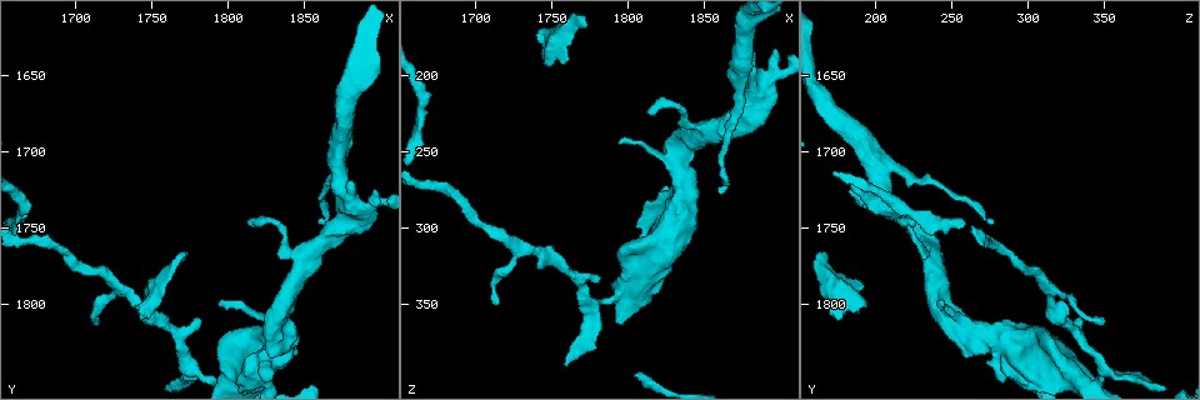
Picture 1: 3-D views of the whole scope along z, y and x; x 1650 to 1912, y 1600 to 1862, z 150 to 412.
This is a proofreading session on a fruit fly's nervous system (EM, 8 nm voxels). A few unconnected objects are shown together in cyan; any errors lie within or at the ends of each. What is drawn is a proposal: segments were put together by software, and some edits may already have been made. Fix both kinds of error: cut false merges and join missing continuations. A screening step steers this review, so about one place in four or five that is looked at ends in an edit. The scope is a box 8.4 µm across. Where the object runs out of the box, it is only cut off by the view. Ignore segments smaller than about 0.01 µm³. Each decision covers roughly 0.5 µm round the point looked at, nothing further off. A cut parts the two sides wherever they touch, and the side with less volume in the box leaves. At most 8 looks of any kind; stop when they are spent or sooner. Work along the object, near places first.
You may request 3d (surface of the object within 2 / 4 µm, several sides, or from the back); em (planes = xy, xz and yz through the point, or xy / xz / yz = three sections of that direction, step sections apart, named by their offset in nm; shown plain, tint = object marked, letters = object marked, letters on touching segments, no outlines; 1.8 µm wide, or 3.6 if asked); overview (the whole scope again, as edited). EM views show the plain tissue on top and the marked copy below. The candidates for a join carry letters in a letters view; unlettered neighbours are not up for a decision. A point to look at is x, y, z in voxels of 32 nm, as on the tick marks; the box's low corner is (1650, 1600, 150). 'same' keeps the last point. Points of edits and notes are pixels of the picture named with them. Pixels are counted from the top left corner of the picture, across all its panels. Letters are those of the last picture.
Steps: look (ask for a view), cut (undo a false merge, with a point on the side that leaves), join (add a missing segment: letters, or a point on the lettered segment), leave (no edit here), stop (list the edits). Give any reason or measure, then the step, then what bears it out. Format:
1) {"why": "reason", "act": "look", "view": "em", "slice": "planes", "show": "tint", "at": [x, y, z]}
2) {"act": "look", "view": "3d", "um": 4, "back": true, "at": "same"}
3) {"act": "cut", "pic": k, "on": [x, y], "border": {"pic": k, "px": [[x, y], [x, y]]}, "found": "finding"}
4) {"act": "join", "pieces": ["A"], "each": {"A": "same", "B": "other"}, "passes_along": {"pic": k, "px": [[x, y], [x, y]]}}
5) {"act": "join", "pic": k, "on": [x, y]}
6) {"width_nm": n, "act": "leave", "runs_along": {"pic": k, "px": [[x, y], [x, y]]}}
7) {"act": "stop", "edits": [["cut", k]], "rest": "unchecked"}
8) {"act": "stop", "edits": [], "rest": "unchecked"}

{"why": "free end", "act": "look", "view": "3d", "um": 4, "at": [1812, 1840, 288]}

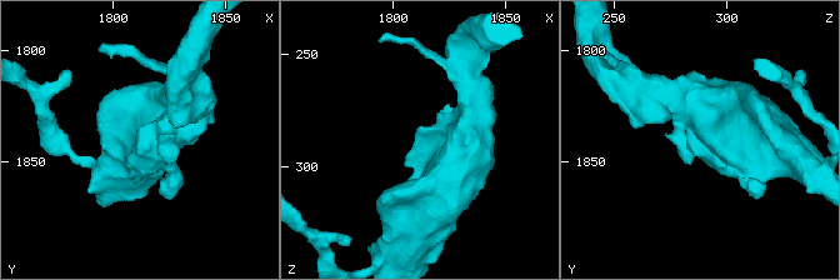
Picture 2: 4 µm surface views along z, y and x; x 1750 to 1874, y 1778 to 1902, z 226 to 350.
{"act": "look", "view": "em", "slice": "planes", "show": "tint", "at": [1809, 1840, 287]}

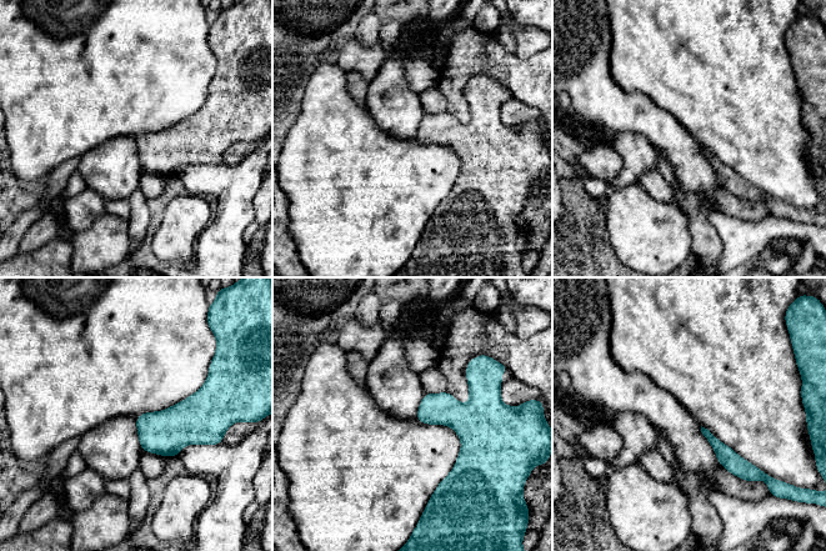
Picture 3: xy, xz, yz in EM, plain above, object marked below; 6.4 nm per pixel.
{"act": "look", "view": "em", "slice": "planes", "show": "letters", "at": "same"}

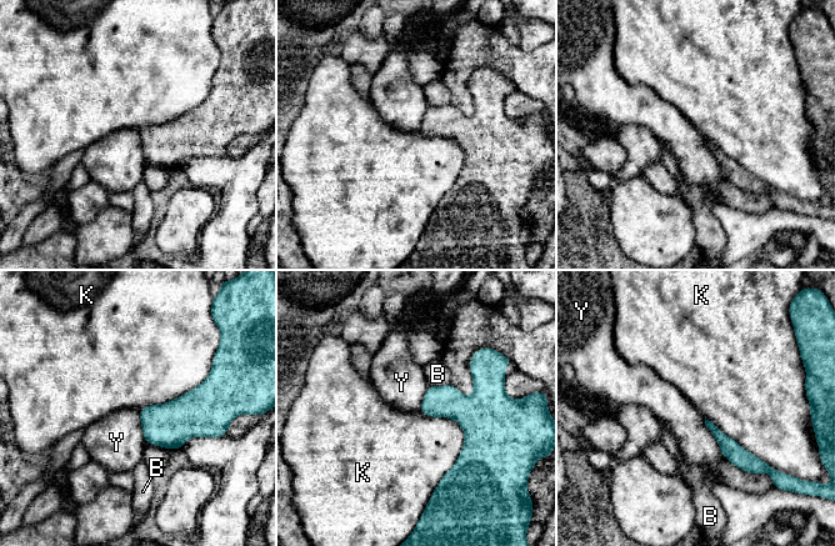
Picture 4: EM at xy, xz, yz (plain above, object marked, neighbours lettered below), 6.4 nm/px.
{"act": "leave", "each": {"B": "other", "K": "other", "Y": "other"}, "runs_along": {"pic": 4, "px": [[473, 361], [476, 439], [445, 479]]}, "found": "no lettered segment goes on from it"}

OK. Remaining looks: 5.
{"why": "narrows sharply", "act": "look", "view": "em", "slice": "planes", "show": "tint", "at": [1732, 1790, 314]}

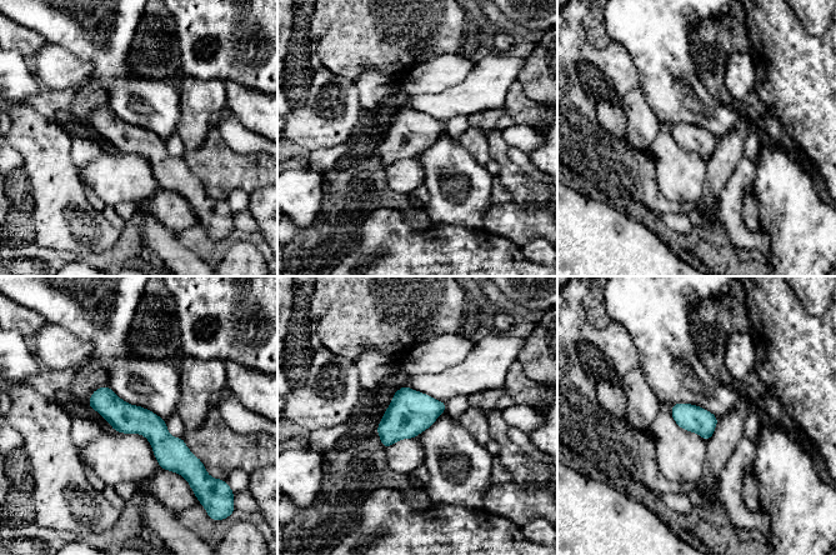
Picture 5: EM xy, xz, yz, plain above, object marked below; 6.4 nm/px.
{"why": "see the neighbours", "act": "look", "view": "em", "slice": "planes", "show": "letters", "at": "same"}

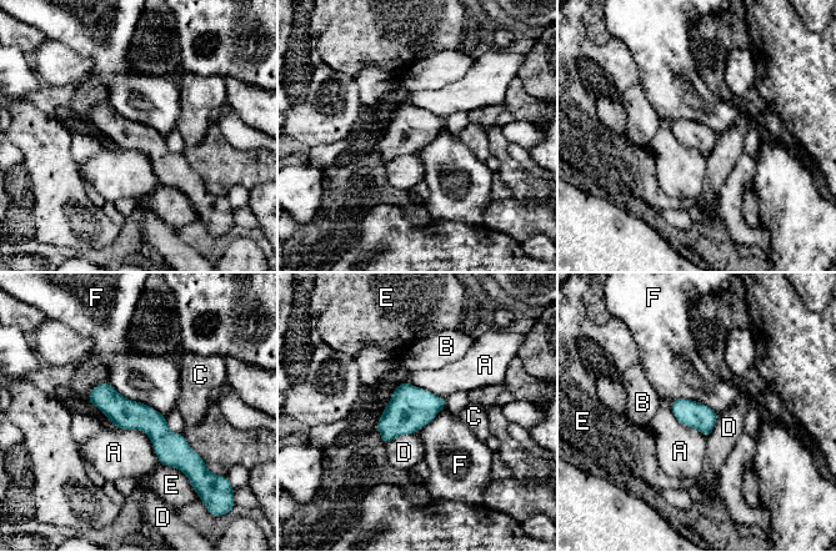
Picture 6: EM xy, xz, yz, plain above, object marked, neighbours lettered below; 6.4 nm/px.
{"longest_contact_nm": ["F", 440], "act": "leave", "each": {"A": "other", "B": "other", "C": "other", "D": "other", "E": "other", "F": "other"}, "runs_along": {"pic": 6, "px": [[94, 392], [195, 460]]}, "found": "continuous, no second neuron"}

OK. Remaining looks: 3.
{"act": "look", "view": "3d", "um": 4, "at": [1794, 1800, 244]}

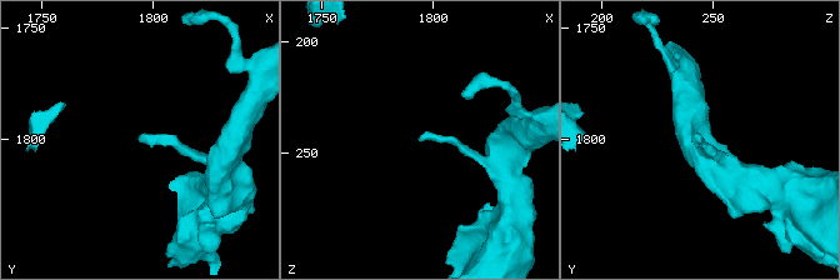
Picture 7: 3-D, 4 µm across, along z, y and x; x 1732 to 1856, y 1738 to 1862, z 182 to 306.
{"act": "look", "view": "em", "slice": "planes", "show": "letters", "at": [1793, 1800, 243]}

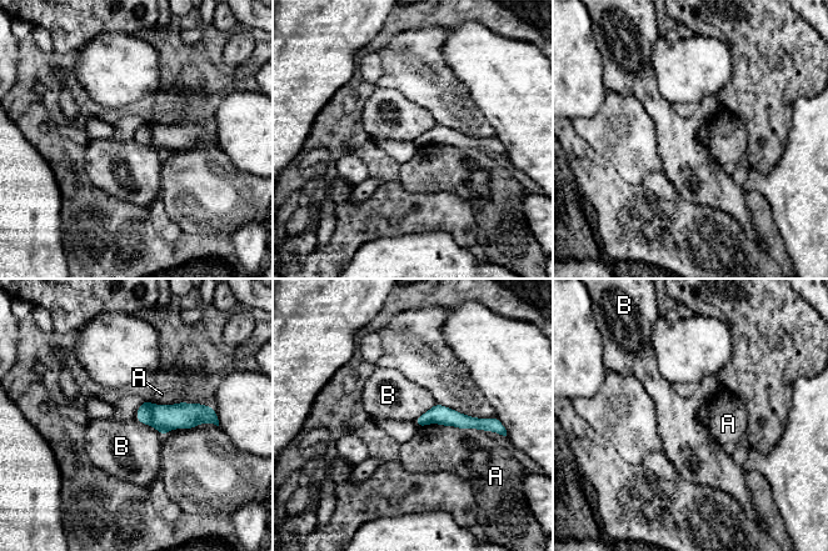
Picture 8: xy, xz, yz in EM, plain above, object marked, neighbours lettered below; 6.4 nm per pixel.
{"act": "leave", "each": {"A": "other", "B": "other"}, "border": {"pic": 8, "px": [[144, 400], [136, 419], [160, 434]]}, "found": "no lettered segment goes on from it"}

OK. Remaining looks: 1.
{"why": "branch stops here", "act": "look", "view": "em", "slice": "planes", "show": "letters", "at": [1742, 1810, 180]}

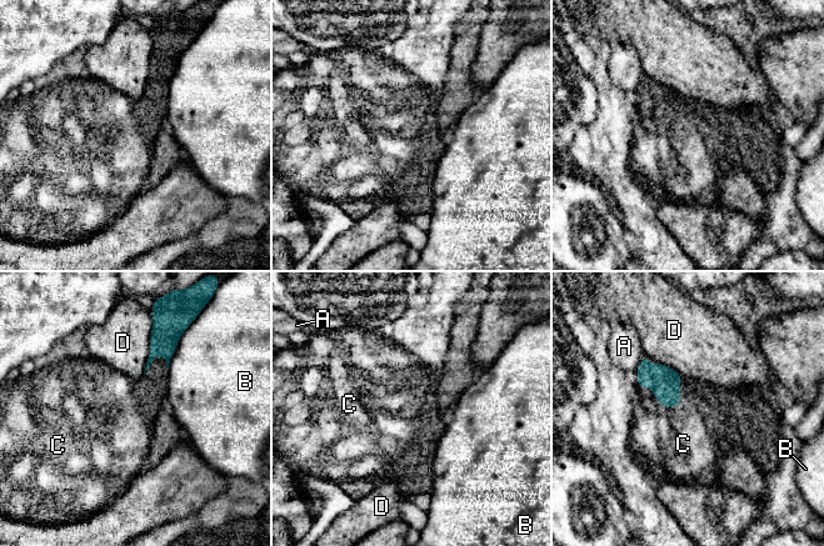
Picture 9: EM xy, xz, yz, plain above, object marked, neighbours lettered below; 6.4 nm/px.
{"longest_contact_nm": ["D", 320], "act": "join", "pieces": ["C"], "each": {"A": "other", "B": "other", "C": "same", "D": "other"}, "passes_along": {"pic": 9, "px": [[664, 381], [657, 399], [667, 436]]}, "found": "it goes on there"}

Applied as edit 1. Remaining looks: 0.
{"act": "stop", "edits": [["join", 9]], "rest": "unchecked"}

